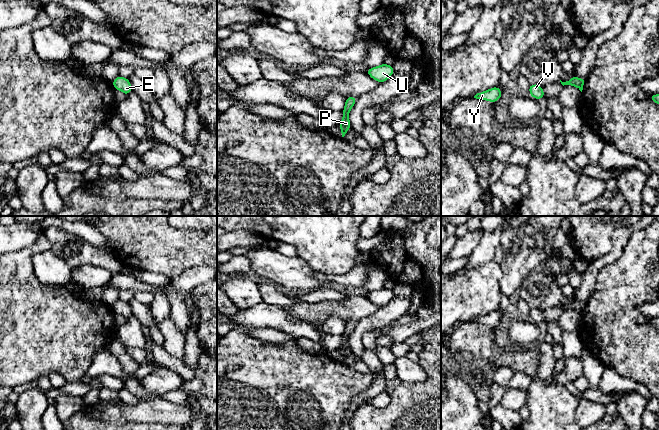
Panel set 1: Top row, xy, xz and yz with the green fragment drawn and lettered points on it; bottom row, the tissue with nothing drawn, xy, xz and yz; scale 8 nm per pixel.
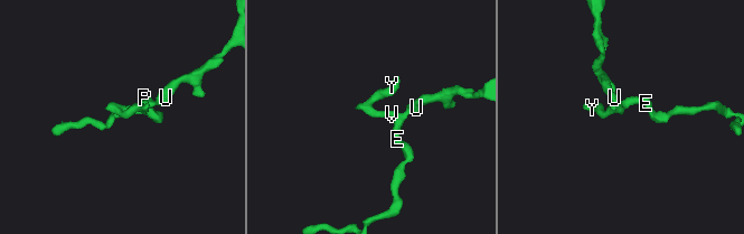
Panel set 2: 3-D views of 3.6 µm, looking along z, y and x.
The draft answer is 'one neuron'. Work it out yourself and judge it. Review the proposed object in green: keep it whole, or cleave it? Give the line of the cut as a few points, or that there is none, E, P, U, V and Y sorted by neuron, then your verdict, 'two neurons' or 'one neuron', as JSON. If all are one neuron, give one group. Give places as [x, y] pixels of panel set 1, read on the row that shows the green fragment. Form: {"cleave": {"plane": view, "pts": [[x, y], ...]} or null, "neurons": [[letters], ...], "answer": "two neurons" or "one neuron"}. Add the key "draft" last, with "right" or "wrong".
{"cleave": null, "neurons": [["E", "P", "U", "V", "Y"]], "answer": "one neuron", "draft": "right"}

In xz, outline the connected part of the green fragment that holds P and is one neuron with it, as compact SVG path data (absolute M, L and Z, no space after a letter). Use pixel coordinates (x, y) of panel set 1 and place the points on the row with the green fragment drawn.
M349 96L345 100L345 106L342 111L343 117L341 122L338 124L342 133L342 137L344 137L347 131L352 127L349 120L349 113L351 109L353 108L353 106L355 105L357 99L358 99L357 97Z

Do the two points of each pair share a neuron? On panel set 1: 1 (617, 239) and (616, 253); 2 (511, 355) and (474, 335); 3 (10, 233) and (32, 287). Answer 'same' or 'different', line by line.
1: same
2: same
3: different

